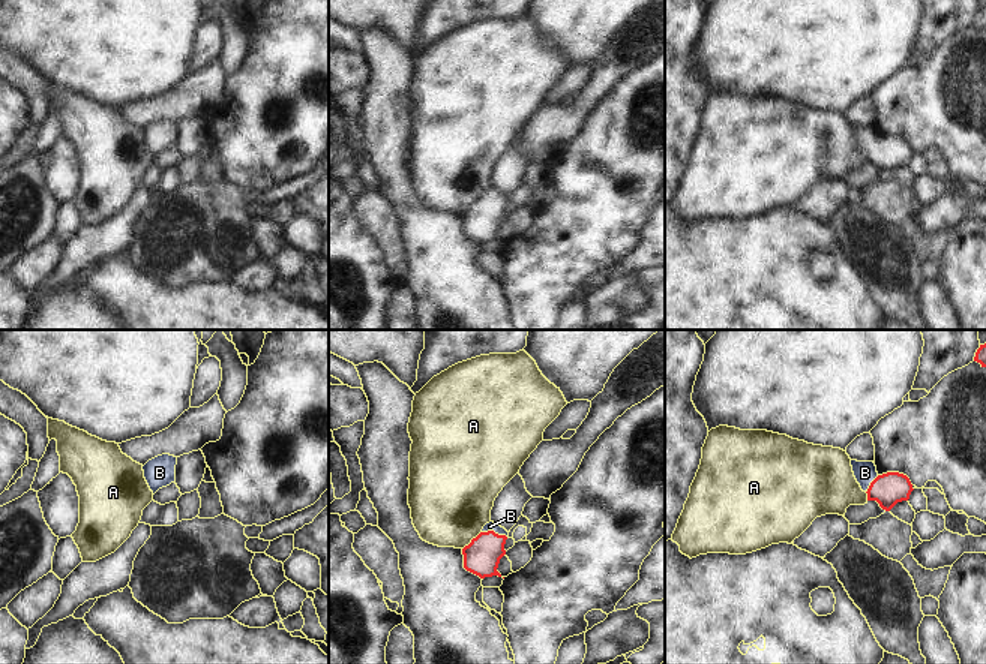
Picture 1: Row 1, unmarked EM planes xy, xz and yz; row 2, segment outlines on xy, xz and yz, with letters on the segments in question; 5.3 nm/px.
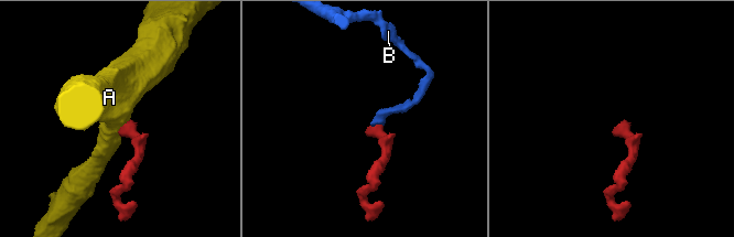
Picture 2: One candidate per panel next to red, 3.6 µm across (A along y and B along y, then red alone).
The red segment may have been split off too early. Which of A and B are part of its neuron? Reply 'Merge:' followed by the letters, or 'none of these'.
Merge: B

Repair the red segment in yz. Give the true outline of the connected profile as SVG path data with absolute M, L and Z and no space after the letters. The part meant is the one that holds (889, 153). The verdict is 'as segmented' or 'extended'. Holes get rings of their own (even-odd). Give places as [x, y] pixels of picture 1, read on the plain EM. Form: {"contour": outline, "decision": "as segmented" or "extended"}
{"contour": "M851 124L852 136L867 165L876 165L890 175L897 166L908 165L912 153L909 142L899 136L879 139L873 126Z", "decision": "extended"}

